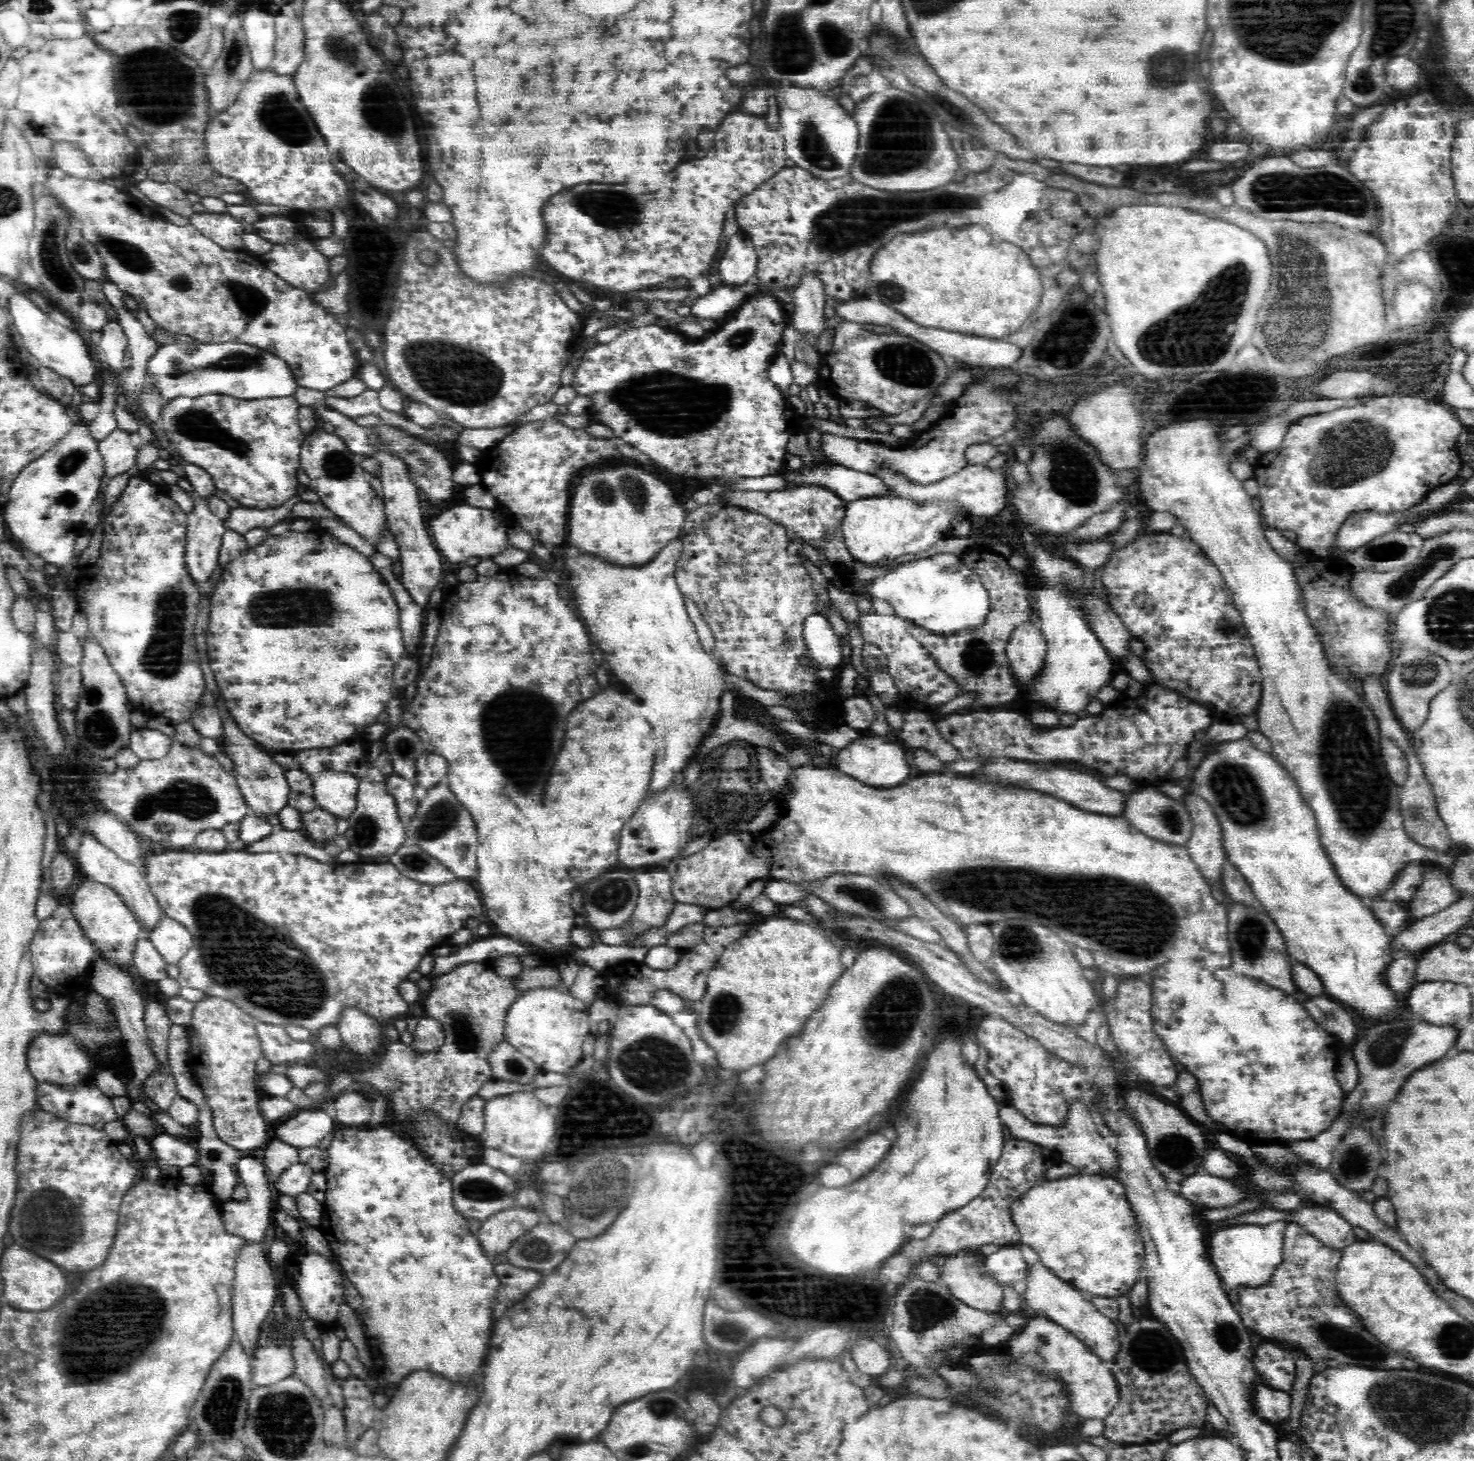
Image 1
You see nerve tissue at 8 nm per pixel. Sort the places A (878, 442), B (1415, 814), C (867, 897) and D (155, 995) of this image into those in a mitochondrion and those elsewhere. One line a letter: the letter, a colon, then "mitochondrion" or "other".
A: other
B: mitochondrion
C: mitochondrion
D: other

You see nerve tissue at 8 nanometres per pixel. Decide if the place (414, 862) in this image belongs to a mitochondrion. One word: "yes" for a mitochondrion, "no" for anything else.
yes

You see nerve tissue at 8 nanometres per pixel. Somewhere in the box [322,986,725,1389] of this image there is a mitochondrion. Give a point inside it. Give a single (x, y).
(651, 1067)

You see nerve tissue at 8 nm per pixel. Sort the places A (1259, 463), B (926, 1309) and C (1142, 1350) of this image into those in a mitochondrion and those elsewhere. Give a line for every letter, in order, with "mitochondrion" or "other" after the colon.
A: other
B: mitochondrion
C: mitochondrion

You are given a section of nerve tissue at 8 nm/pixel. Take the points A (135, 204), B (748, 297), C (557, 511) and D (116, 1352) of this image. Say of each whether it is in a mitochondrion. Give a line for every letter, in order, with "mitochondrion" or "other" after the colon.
A: other
B: other
C: other
D: mitochondrion

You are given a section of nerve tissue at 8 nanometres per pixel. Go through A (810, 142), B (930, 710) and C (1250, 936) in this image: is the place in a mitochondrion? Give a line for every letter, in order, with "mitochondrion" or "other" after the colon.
A: mitochondrion
B: other
C: mitochondrion

